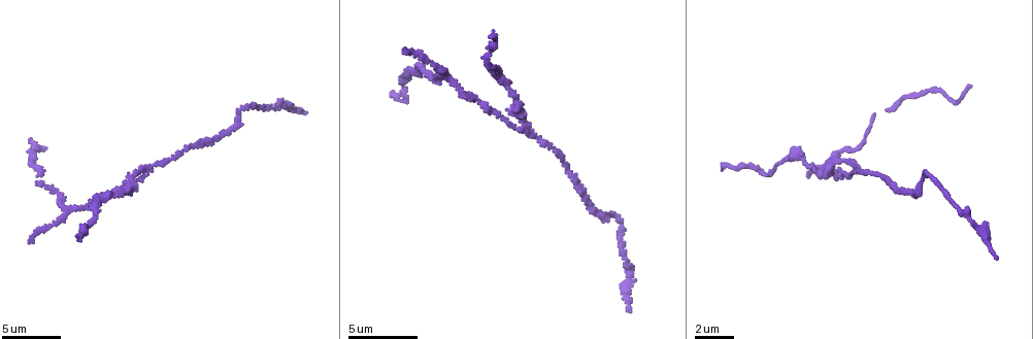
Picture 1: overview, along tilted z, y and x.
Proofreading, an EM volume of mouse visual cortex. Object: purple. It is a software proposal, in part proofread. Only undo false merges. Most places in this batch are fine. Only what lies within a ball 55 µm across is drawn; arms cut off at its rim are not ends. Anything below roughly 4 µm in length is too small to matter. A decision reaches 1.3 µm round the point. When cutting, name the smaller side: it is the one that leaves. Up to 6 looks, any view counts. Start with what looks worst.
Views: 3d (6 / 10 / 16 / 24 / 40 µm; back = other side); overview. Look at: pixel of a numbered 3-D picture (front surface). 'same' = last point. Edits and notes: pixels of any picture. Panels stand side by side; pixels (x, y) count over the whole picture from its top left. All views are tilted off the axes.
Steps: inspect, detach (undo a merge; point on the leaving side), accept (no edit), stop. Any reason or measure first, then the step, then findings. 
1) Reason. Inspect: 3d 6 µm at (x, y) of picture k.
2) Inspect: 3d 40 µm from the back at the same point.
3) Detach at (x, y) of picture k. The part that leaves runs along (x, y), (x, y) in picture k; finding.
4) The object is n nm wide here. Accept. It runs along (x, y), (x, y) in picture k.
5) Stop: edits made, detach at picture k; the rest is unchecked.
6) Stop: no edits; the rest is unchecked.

Three-way junction. Inspect: 3d 10 µm at (454, 84) of picture 1.

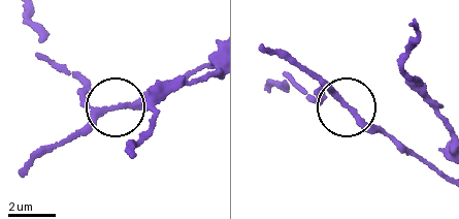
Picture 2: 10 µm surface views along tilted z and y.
Inspect: 3d 10 µm from the back at (342, 106) of picture 2.

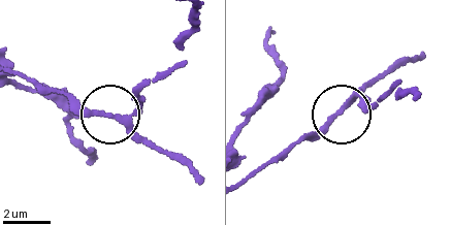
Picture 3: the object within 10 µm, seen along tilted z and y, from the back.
3 arms meet here. Accept. Continuous, no second cell.

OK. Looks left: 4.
Two arms at a narrow angle. Inspect: 3d 16 µm at (152, 166) of picture 1.

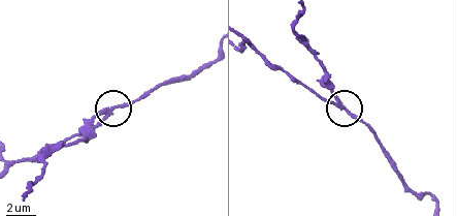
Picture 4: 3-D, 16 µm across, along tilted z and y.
Inspect: 3d 6 µm at (342, 105) of picture 4.

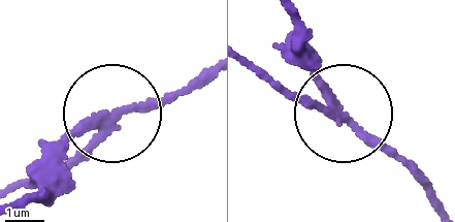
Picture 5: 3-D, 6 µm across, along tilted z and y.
The object is 160 nm wide here. Detach at (63, 152) of picture 5. Two cells meet here.

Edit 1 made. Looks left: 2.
A narrow waist. Inspect: 3d 10 µm at (611, 216) of picture 1.

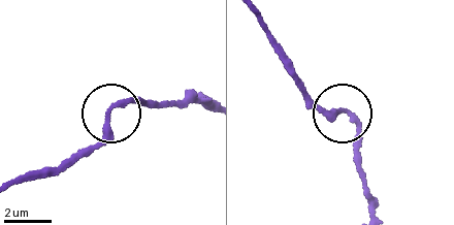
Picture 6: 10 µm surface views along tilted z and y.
From behind. Inspect: 3d 10 µm from the back at (342, 110) of picture 6.

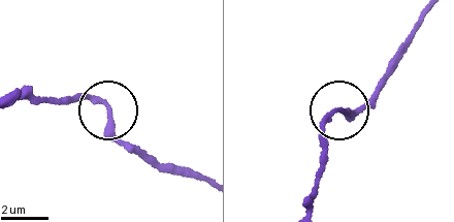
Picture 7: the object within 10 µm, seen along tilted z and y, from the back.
The object is 220 nm wide here. Accept. Continuous, no second cell.

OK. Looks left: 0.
Stop: edits made, detach at picture 5; the rest is unchecked.

